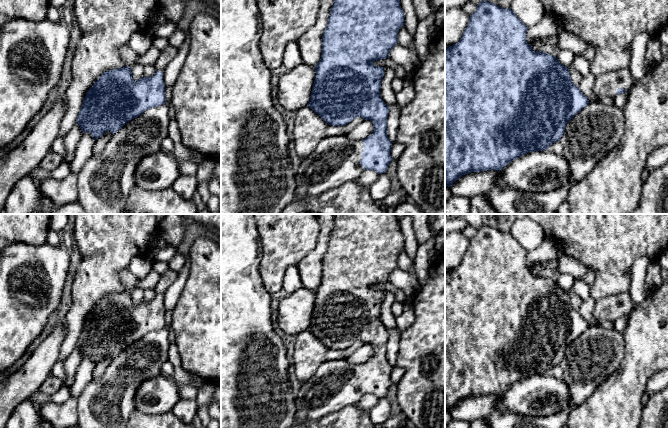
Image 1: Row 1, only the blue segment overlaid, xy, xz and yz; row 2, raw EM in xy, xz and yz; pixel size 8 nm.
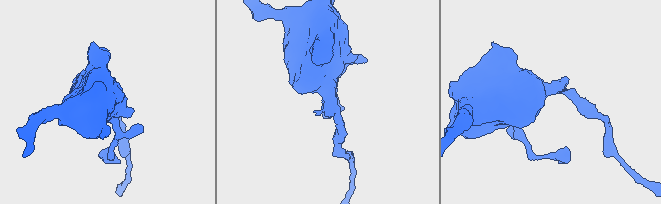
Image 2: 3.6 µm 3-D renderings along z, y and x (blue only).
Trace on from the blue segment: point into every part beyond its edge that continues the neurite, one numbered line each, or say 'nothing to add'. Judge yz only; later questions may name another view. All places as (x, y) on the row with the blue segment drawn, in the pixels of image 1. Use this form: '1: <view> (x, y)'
1: yz (606, 84)

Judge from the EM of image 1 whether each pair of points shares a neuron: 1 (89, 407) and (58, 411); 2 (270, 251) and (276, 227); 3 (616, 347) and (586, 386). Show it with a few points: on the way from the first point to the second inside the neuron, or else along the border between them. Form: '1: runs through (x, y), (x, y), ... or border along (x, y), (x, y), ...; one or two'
1: border along (76, 399), (76, 414), (78, 417); two
2: runs through (276, 245), (276, 233); one
3: runs through (606, 357), (587, 376); one

